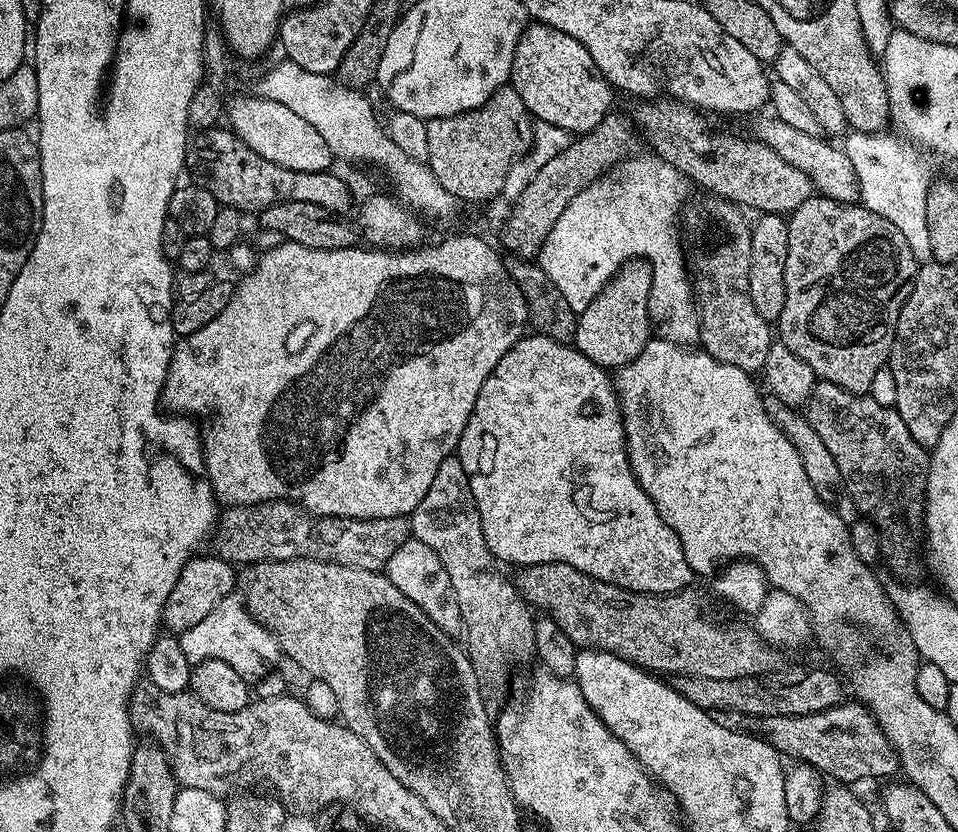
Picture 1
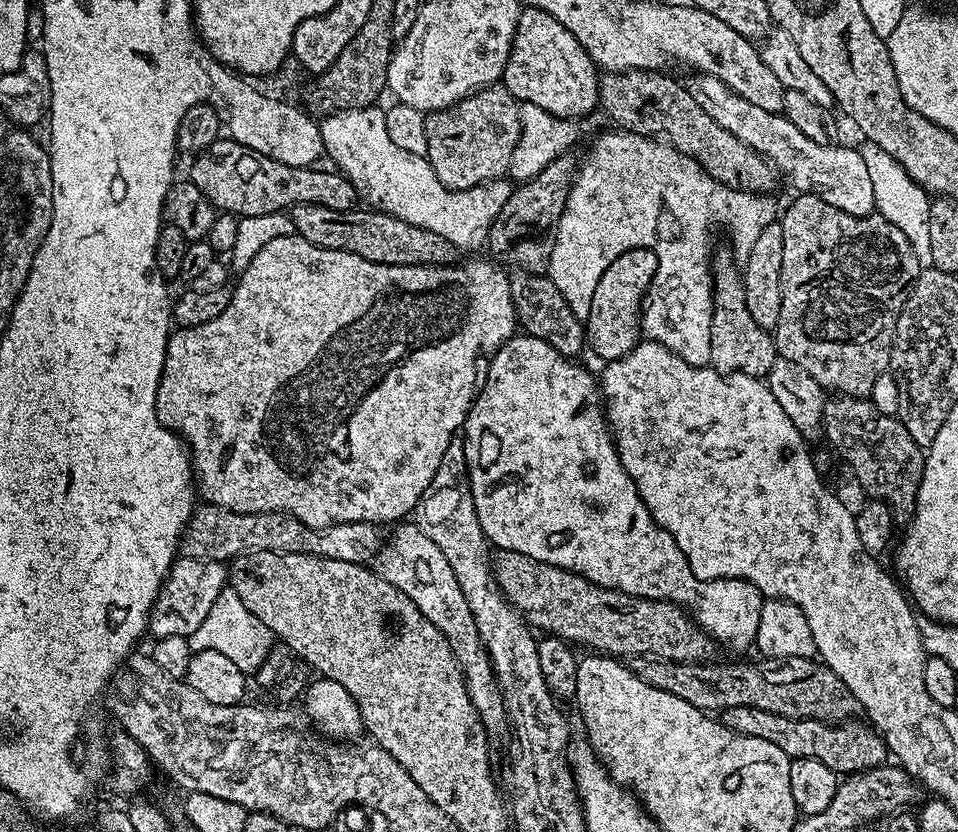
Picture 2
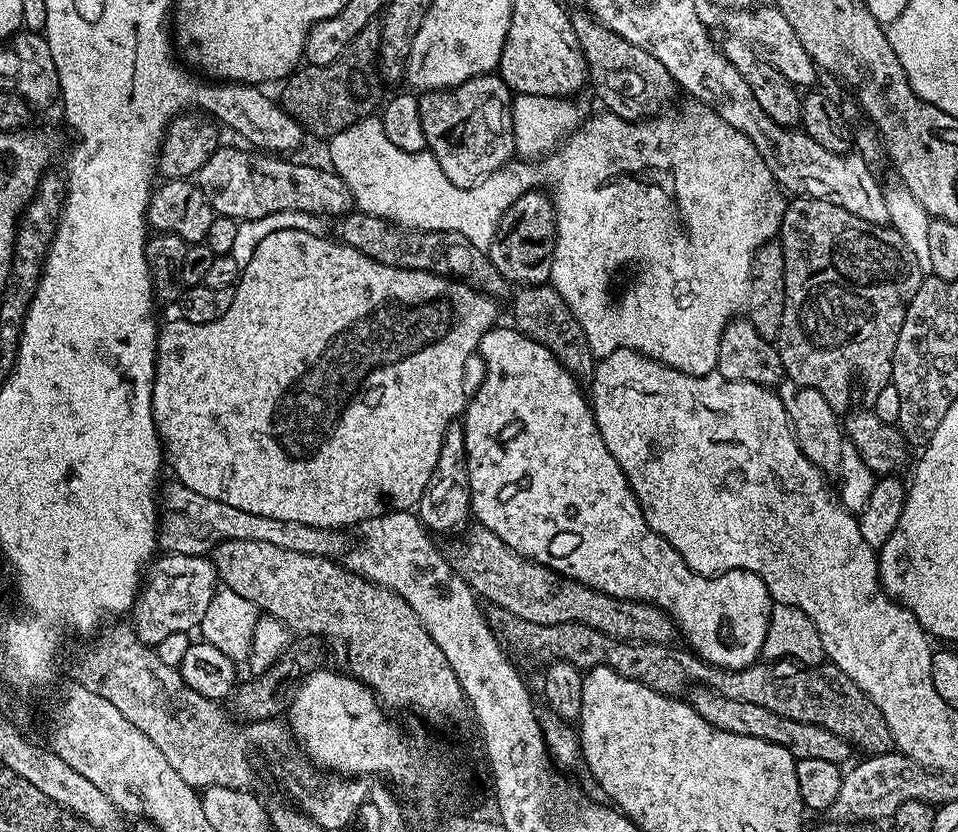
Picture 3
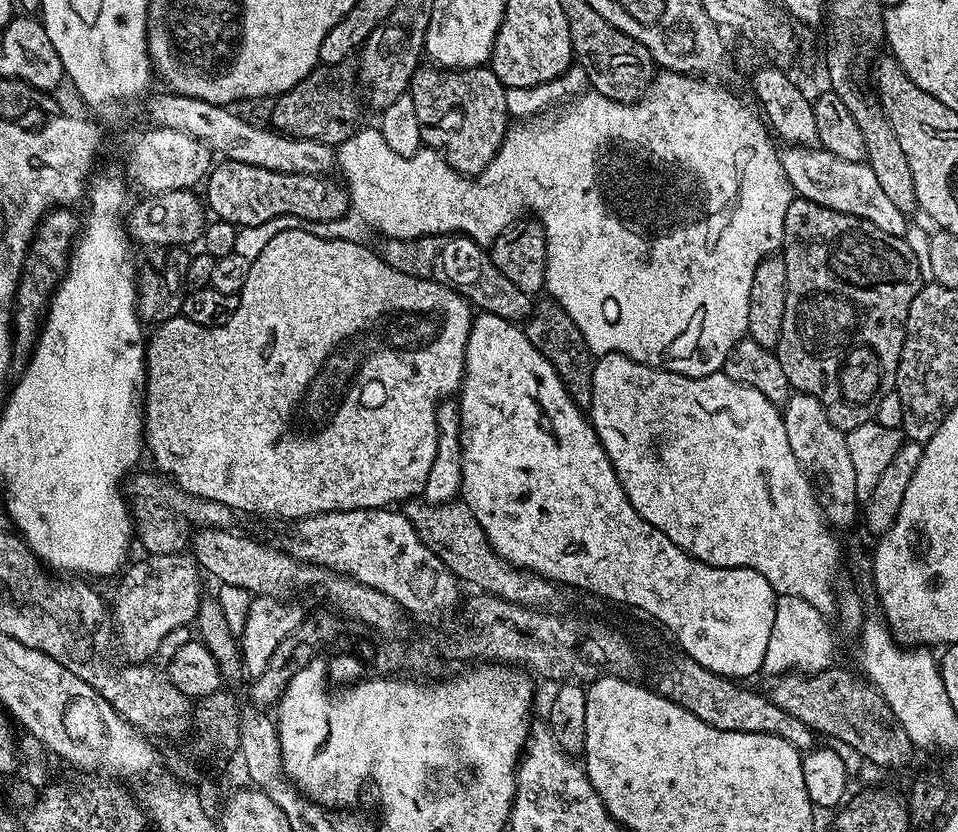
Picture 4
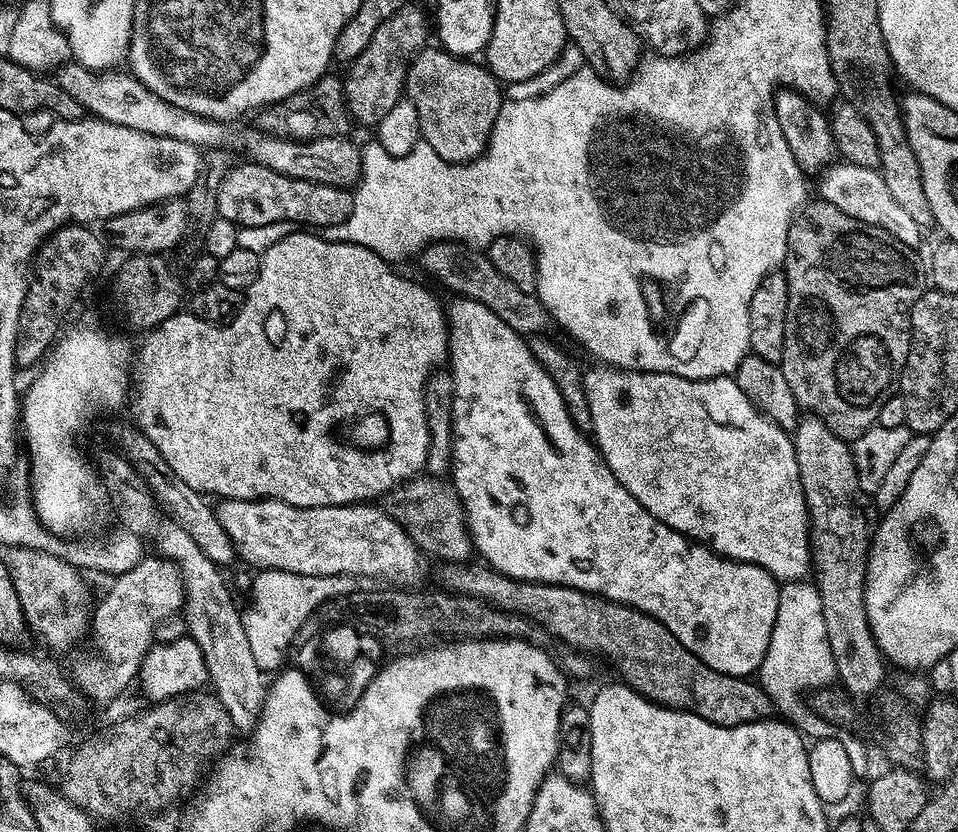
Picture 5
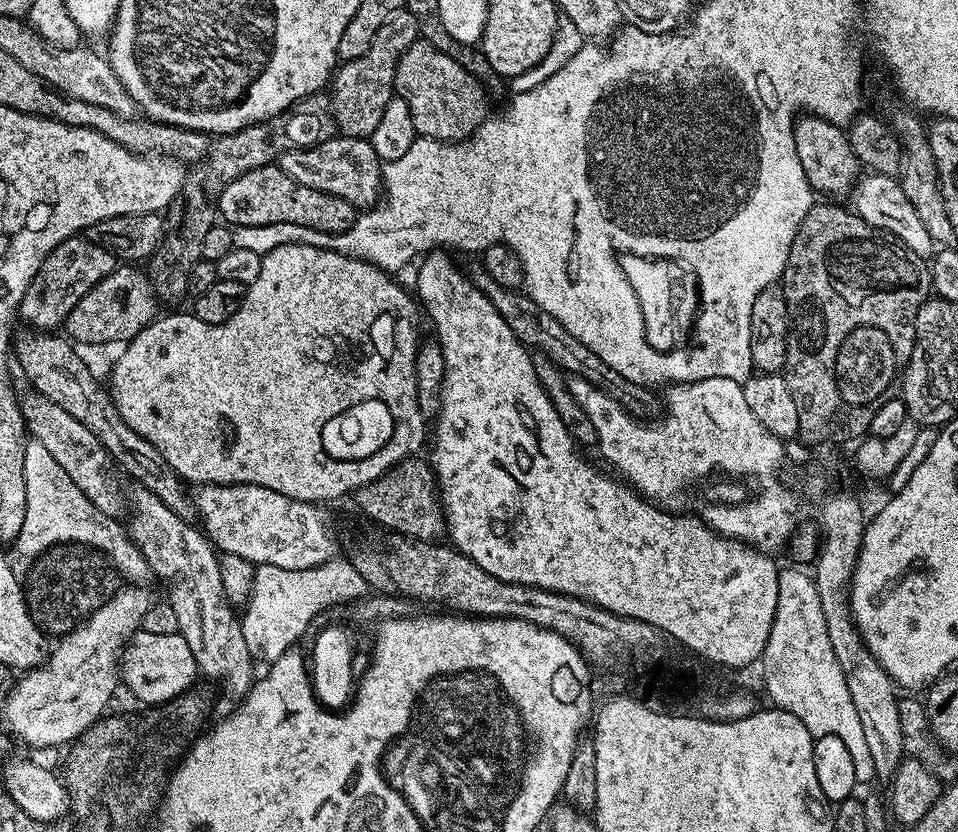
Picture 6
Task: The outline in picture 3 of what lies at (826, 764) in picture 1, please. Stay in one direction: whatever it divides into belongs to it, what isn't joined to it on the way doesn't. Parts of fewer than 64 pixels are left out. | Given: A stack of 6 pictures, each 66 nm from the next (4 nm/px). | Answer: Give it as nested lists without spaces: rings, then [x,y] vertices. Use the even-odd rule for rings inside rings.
[[[693,687],[687,693],[686,700],[703,720],[710,722],[710,726],[726,730],[730,734],[742,734],[746,738],[762,738],[766,742],[774,742],[774,746],[790,750],[795,760],[822,758],[826,762],[843,765],[848,752],[850,753],[848,741],[822,726],[814,726],[810,722],[794,722],[794,718],[782,718],[782,714],[774,714],[763,706],[754,706],[754,702],[726,698],[712,688]]]

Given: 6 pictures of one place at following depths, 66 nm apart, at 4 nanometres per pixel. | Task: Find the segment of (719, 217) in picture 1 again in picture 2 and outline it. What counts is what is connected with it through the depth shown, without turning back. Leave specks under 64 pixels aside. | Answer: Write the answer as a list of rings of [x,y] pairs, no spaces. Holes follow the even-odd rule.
[[[717,251],[710,260],[710,271],[714,285],[712,298],[712,325],[710,326],[711,367],[725,374],[741,372],[747,376],[767,377],[768,371],[778,358],[775,339],[746,310],[744,282],[741,269],[731,255]]]

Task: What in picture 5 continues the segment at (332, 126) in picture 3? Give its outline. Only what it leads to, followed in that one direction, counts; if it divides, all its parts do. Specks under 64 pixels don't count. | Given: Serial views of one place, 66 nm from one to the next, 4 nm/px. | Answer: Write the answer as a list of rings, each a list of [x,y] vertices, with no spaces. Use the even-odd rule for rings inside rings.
[[[325,74],[318,82],[294,93],[290,98],[259,109],[254,116],[255,127],[267,135],[283,140],[317,140],[323,136],[347,137],[350,117],[348,103],[344,97],[344,82],[339,75],[332,75]]]

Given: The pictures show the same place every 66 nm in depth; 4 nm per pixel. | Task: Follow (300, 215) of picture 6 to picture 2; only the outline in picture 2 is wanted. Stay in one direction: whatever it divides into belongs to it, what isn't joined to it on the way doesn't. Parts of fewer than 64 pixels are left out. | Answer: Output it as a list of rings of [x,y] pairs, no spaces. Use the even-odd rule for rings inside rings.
[[[231,138],[215,140],[193,160],[196,161],[190,173],[192,184],[206,194],[217,210],[230,212],[237,218],[283,213],[295,204],[317,204],[330,210],[350,210],[358,204],[356,187],[339,171],[286,166],[286,162],[274,162],[274,158],[266,158],[266,154],[258,154],[255,148],[242,146]]]

